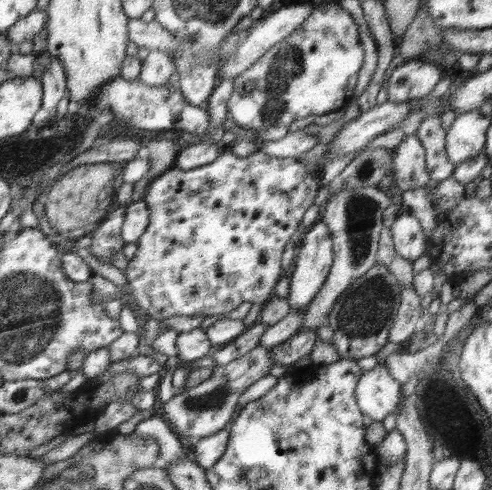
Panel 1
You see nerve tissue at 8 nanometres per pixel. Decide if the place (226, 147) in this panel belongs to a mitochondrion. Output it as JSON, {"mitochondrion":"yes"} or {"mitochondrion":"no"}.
{"mitochondrion":"no"}

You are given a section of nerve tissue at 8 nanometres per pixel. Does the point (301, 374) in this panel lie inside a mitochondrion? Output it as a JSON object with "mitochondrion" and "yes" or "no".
{"mitochondrion":"no"}

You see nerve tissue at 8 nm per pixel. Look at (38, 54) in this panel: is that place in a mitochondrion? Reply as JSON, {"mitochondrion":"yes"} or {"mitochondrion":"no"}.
{"mitochondrion":"no"}

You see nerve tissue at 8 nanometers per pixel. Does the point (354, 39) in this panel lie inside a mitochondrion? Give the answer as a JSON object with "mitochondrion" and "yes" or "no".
{"mitochondrion":"no"}

